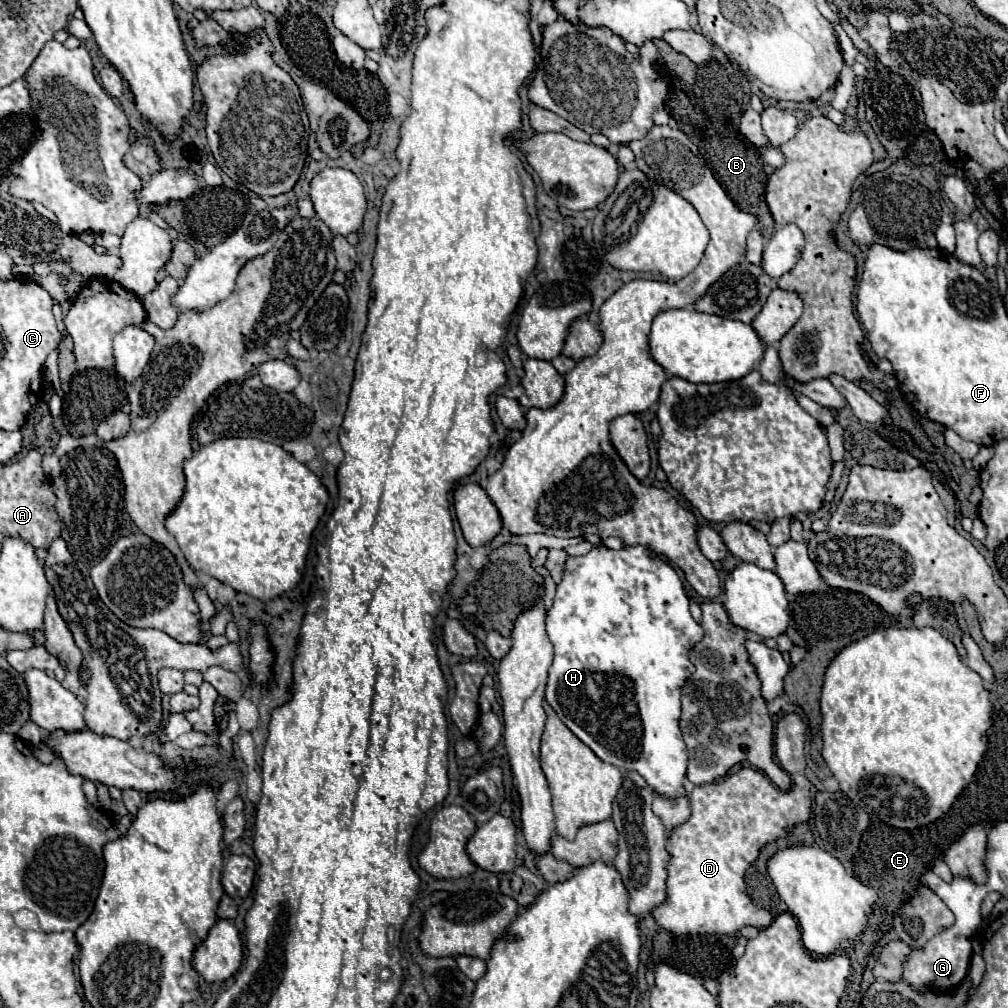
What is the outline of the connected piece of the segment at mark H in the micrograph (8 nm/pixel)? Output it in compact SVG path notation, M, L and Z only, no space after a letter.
M595 545L587 555L583 557L567 557L563 579L557 585L557 593L553 599L551 609L547 611L547 635L553 643L555 657L553 665L549 667L549 681L547 681L547 693L545 699L557 713L557 717L605 763L611 763L623 771L637 771L645 777L649 787L665 797L679 797L685 795L685 769L687 769L687 747L681 737L679 729L679 717L681 717L681 691L687 679L693 675L693 663L689 661L689 651L695 647L695 643L701 641L703 629L693 621L689 613L689 599L685 595L683 583L675 569L661 557L651 555L651 551L643 545L631 545L623 547L619 551L613 551L609 547Z

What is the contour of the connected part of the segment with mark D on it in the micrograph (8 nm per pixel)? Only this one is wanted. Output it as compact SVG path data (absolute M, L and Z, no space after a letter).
M785 715L775 729L775 757L781 769L791 775L789 791L777 789L777 785L773 785L765 773L753 767L743 767L741 771L725 777L719 783L695 785L691 789L689 801L693 807L693 815L683 825L677 825L677 829L671 829L667 839L667 851L671 853L671 861L667 867L667 897L651 911L651 917L659 927L673 935L733 935L747 925L753 925L757 929L765 929L771 925L773 915L763 907L753 905L753 901L749 901L749 895L745 893L745 871L757 859L757 853L765 843L783 837L795 823L809 819L811 783L805 779L803 773L807 765L803 747L805 725L801 717Z

